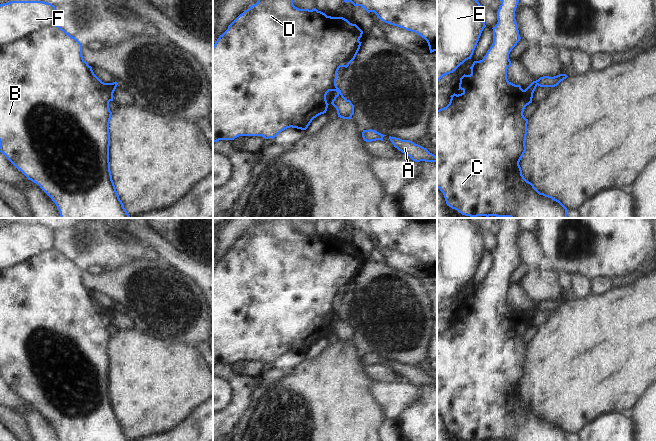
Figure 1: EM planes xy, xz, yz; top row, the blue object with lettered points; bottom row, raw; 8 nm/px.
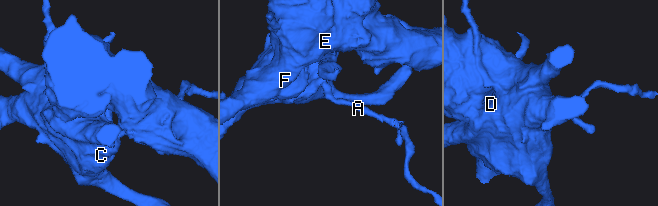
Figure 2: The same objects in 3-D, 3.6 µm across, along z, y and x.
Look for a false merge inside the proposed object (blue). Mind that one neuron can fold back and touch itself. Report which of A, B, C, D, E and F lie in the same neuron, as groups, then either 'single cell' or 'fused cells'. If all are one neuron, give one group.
groups A / B C D E F; fused cells

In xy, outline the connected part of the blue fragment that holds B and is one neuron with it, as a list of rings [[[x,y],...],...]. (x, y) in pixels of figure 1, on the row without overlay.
[[[10,225],[0,228],[0,376],[20,394],[28,404],[36,407],[56,428],[61,441],[130,441],[116,415],[109,386],[109,347],[112,336],[109,326],[118,307],[104,307],[83,283],[82,268],[55,246],[56,234],[43,225]]]

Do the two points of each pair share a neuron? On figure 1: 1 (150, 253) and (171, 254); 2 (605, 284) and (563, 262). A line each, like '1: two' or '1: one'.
1: two
2: two

